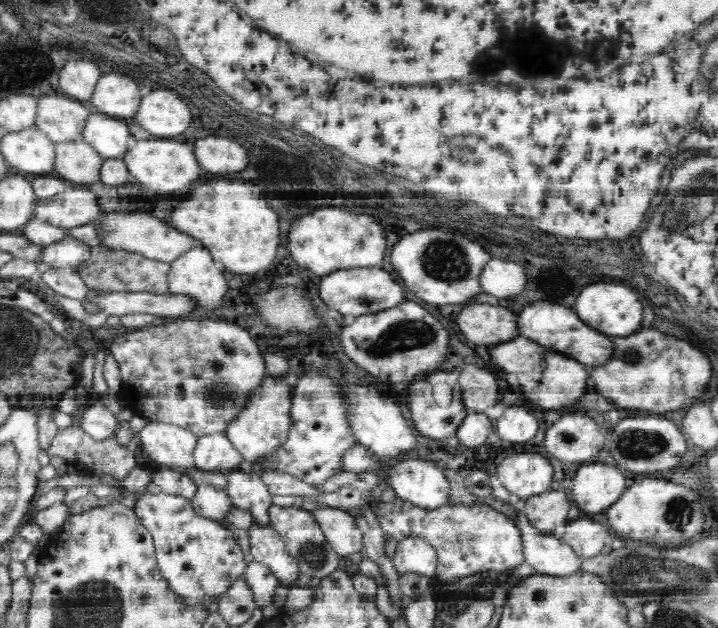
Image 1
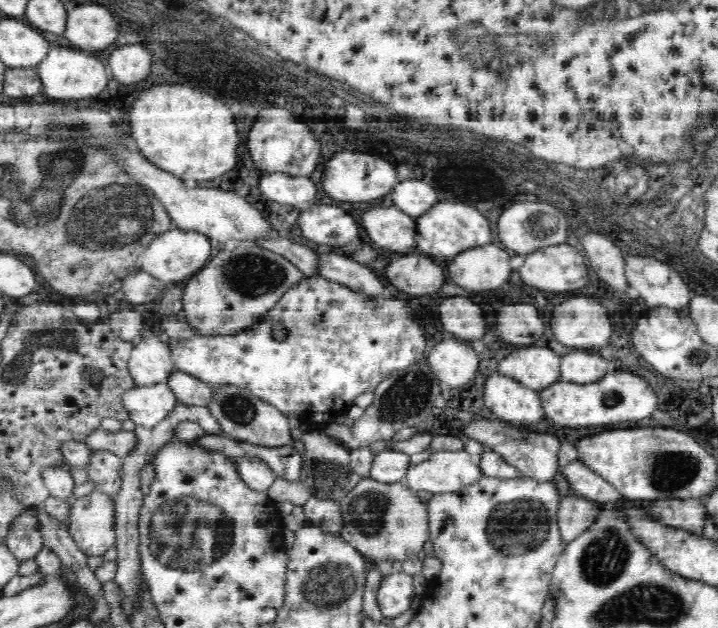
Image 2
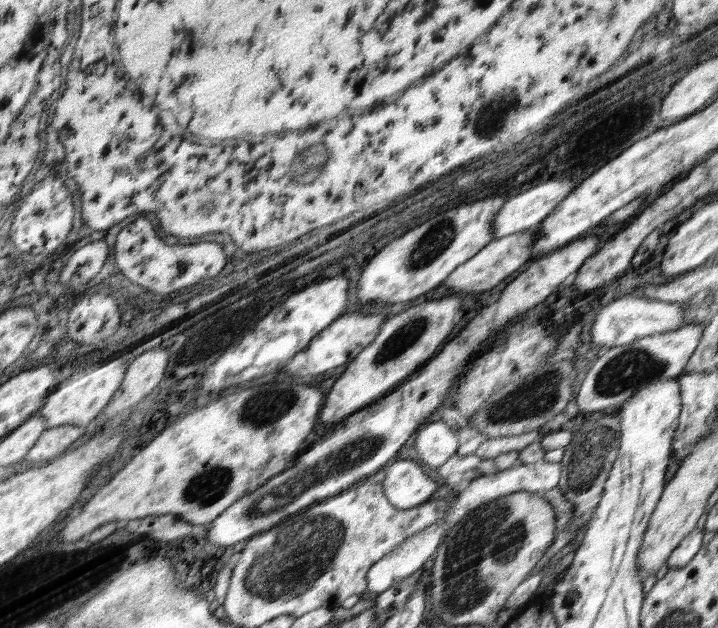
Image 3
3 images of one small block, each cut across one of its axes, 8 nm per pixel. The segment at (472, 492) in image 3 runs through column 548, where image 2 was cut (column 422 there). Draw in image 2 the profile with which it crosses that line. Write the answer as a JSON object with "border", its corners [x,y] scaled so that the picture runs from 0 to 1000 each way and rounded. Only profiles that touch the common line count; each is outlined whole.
{"border":[[[648,717],[604,720],[593,732],[578,742],[570,742],[564,755],[564,768],[574,782],[591,780],[613,787],[616,783],[632,783],[642,780],[653,769],[660,769],[671,761],[673,755],[667,740],[657,737],[656,725]]]}

